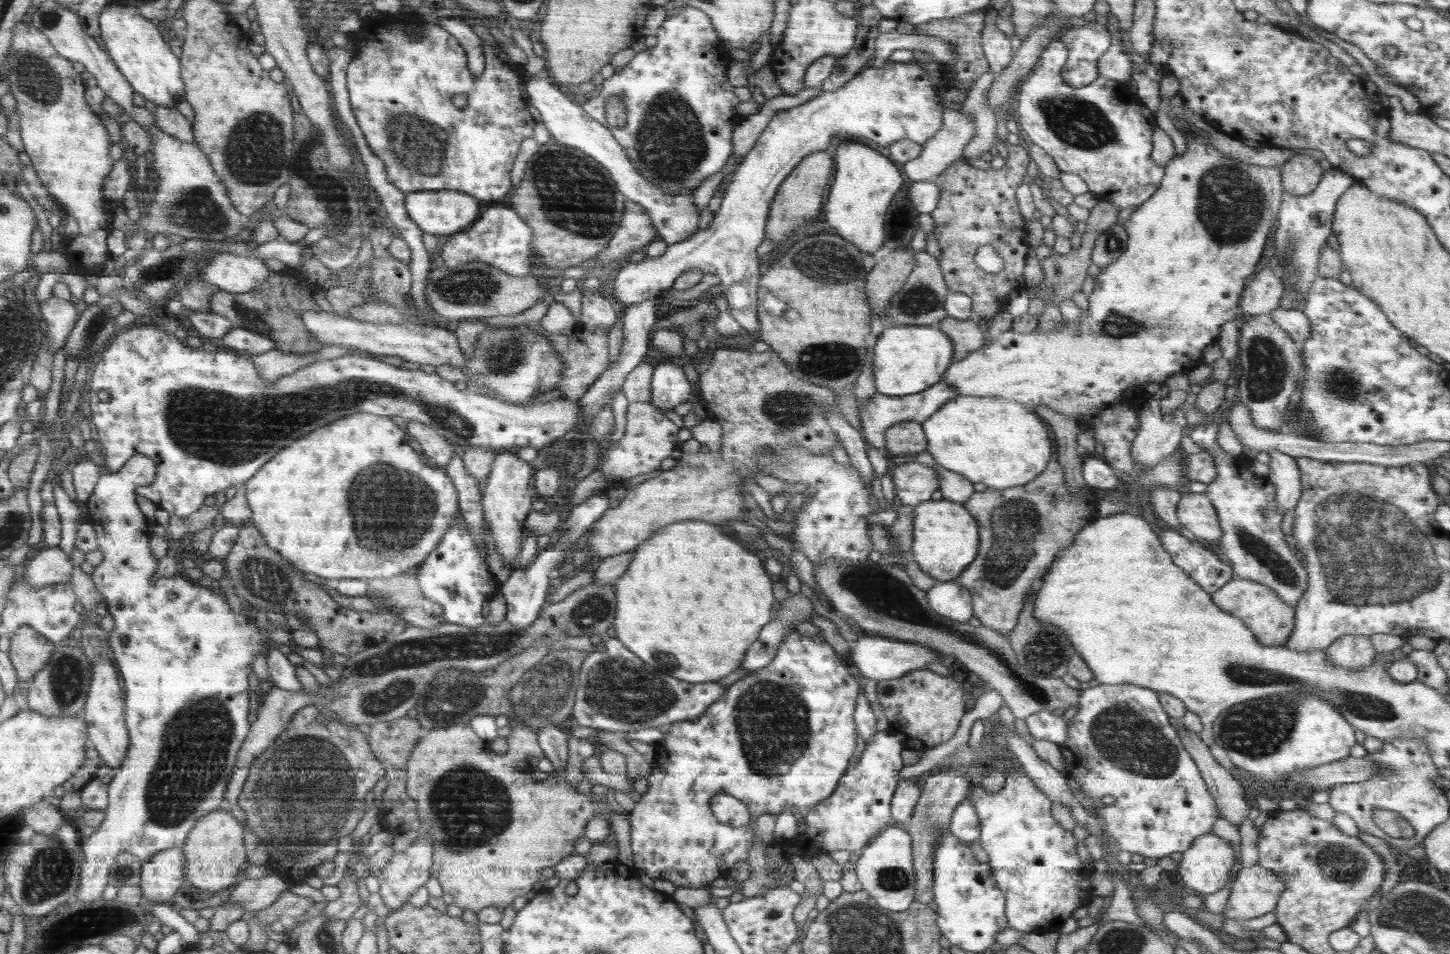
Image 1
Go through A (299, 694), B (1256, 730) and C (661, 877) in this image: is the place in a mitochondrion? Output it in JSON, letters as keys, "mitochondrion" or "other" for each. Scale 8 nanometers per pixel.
{"A":"other","B":"mitochondrion","C":"other"}

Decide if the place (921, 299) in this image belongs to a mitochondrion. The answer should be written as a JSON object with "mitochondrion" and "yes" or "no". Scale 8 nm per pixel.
{"mitochondrion":"yes"}

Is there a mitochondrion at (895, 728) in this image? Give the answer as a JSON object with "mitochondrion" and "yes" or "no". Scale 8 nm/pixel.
{"mitochondrion":"no"}

